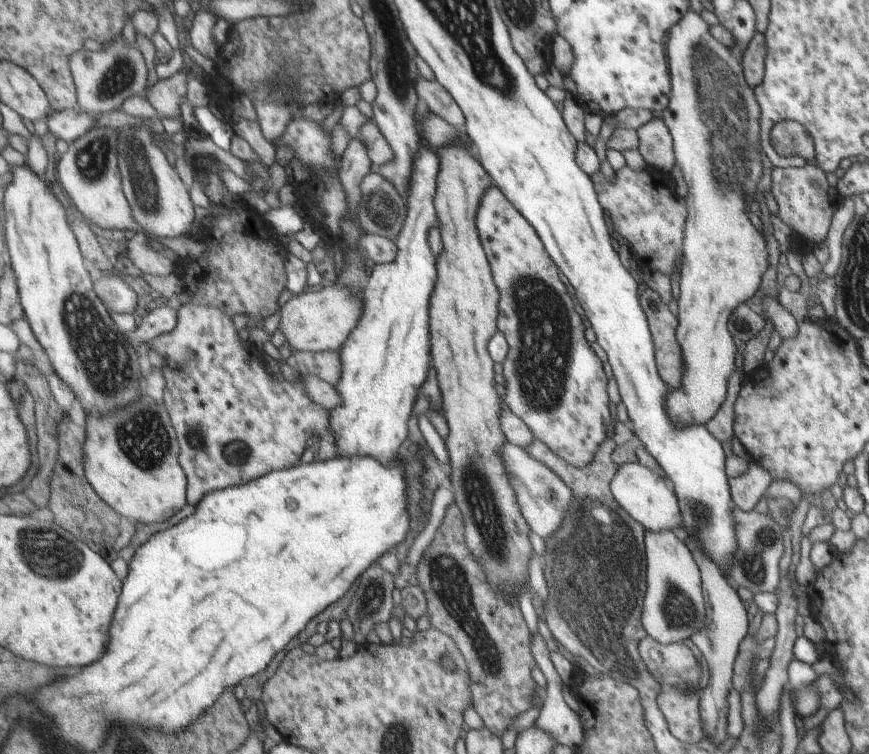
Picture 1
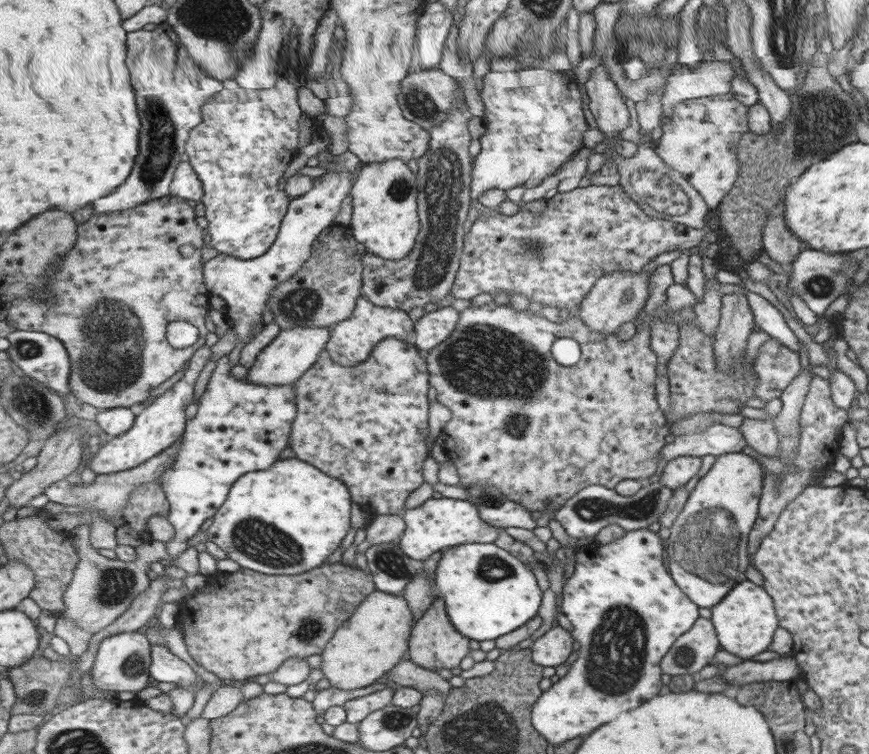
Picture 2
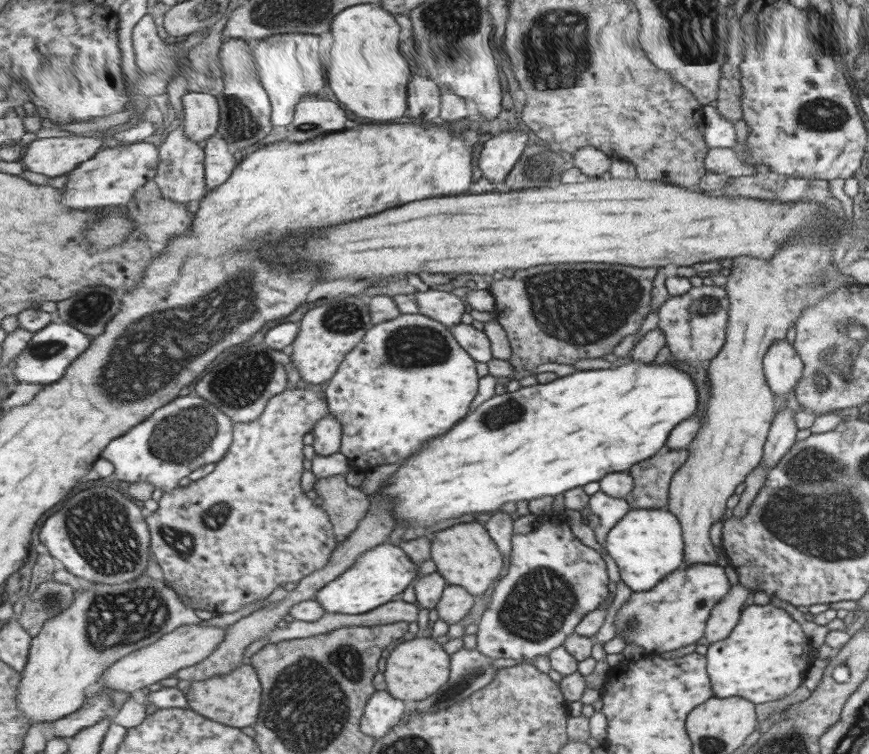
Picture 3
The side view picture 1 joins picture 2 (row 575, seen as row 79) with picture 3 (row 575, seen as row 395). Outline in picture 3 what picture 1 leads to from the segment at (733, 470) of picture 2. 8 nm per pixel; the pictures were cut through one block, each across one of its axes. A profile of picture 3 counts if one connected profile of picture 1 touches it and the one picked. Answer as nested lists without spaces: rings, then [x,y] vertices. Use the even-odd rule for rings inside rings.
[[[720,564],[685,566],[681,571],[673,572],[673,576],[665,578],[665,584],[657,584],[653,592],[631,592],[627,602],[615,612],[613,630],[625,644],[641,646],[645,655],[659,654],[693,644],[703,636],[705,620],[710,616],[709,610],[728,595],[731,588],[733,580],[729,580],[729,572],[725,572]]]

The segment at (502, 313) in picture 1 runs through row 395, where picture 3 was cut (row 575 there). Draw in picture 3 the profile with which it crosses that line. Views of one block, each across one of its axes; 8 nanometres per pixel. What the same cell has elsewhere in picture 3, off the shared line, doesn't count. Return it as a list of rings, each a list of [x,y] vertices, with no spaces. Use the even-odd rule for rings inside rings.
[[[559,520],[559,522],[539,522],[539,525],[531,532],[526,532],[526,534],[512,534],[507,574],[495,583],[487,607],[485,607],[485,611],[481,613],[476,623],[476,649],[481,654],[491,659],[512,658],[513,660],[525,659],[533,661],[536,656],[546,655],[549,651],[553,650],[553,648],[562,645],[565,638],[568,638],[573,630],[576,630],[577,623],[581,622],[581,619],[583,619],[588,612],[595,611],[595,608],[607,598],[607,594],[609,594],[609,592],[607,592],[607,574],[605,574],[605,564],[603,564],[601,556],[599,556],[595,550],[583,546],[583,544],[571,534],[571,530],[567,528],[567,524],[565,524],[565,532],[563,532],[563,522],[561,522],[561,520]]]

